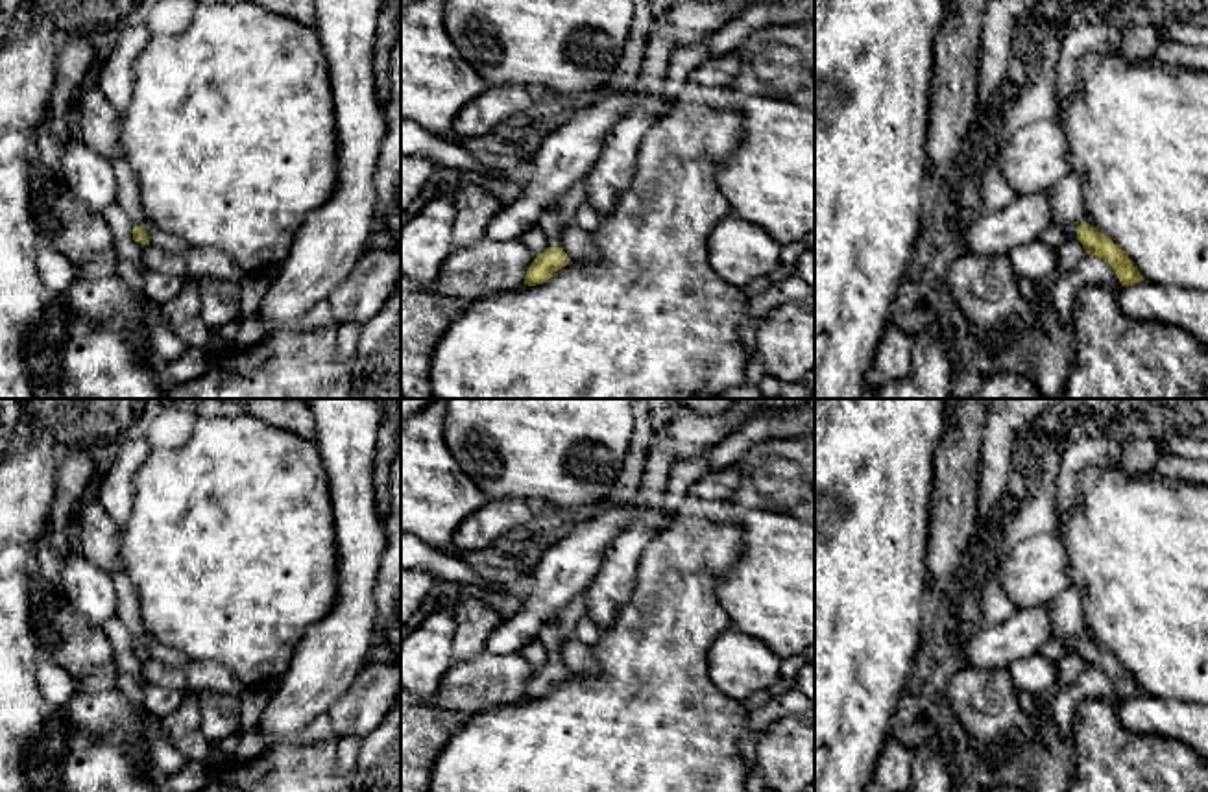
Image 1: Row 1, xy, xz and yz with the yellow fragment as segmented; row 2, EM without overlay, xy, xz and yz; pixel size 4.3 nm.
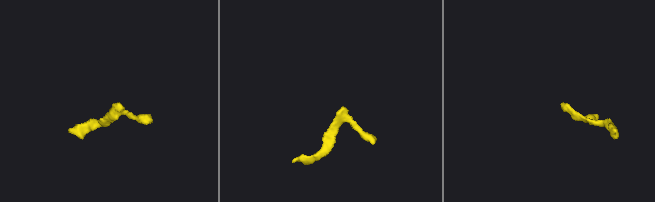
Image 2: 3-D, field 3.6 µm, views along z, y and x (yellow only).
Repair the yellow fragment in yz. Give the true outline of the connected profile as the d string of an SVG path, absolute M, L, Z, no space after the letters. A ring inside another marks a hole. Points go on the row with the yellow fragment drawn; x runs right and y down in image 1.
M1081 223L1077 227L1077 240L1092 257L1101 257L1117 275L1121 286L1138 284L1143 281L1129 255L1114 244L1108 236L1101 234L1093 225Z

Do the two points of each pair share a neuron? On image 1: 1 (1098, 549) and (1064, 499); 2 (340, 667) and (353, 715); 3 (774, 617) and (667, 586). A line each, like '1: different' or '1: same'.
1: different
2: different
3: different

